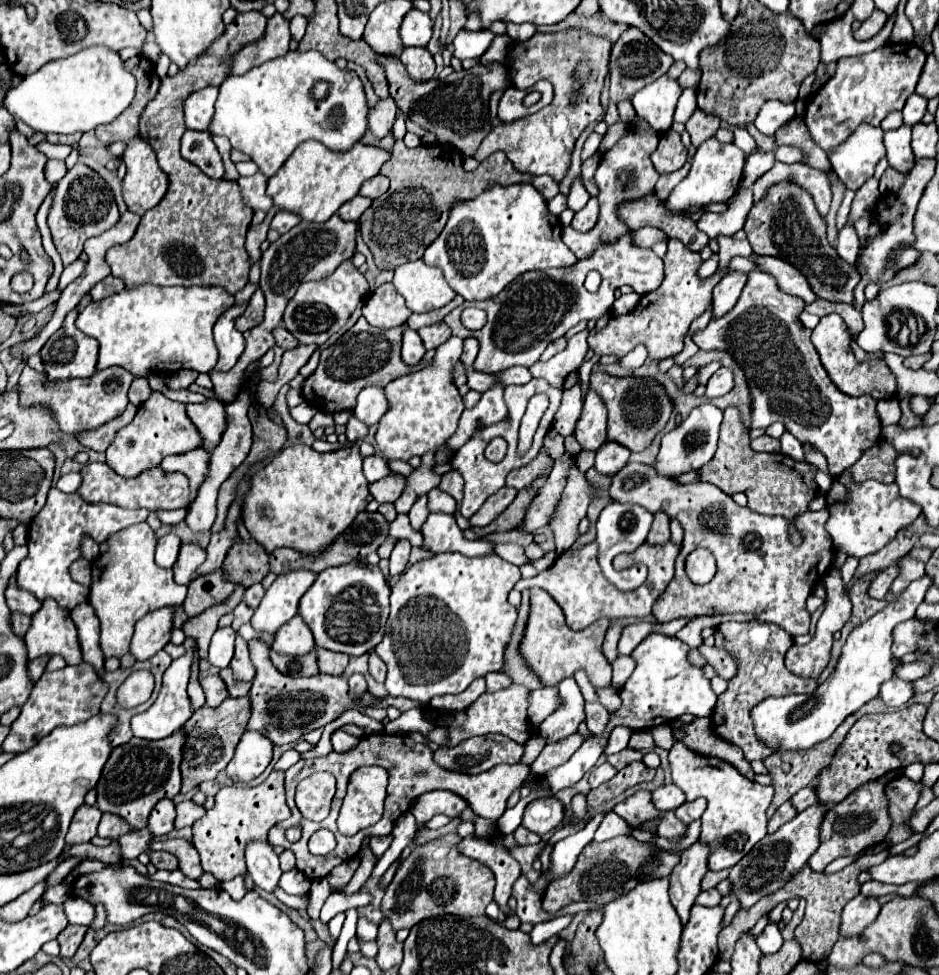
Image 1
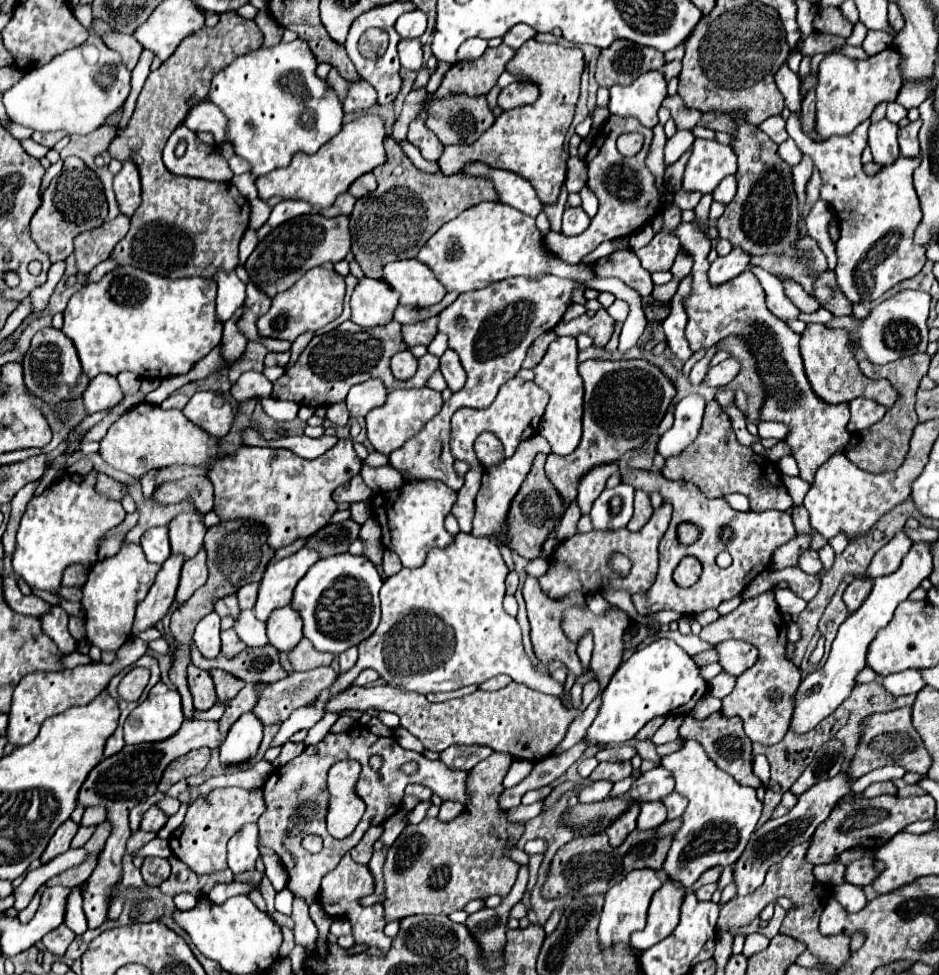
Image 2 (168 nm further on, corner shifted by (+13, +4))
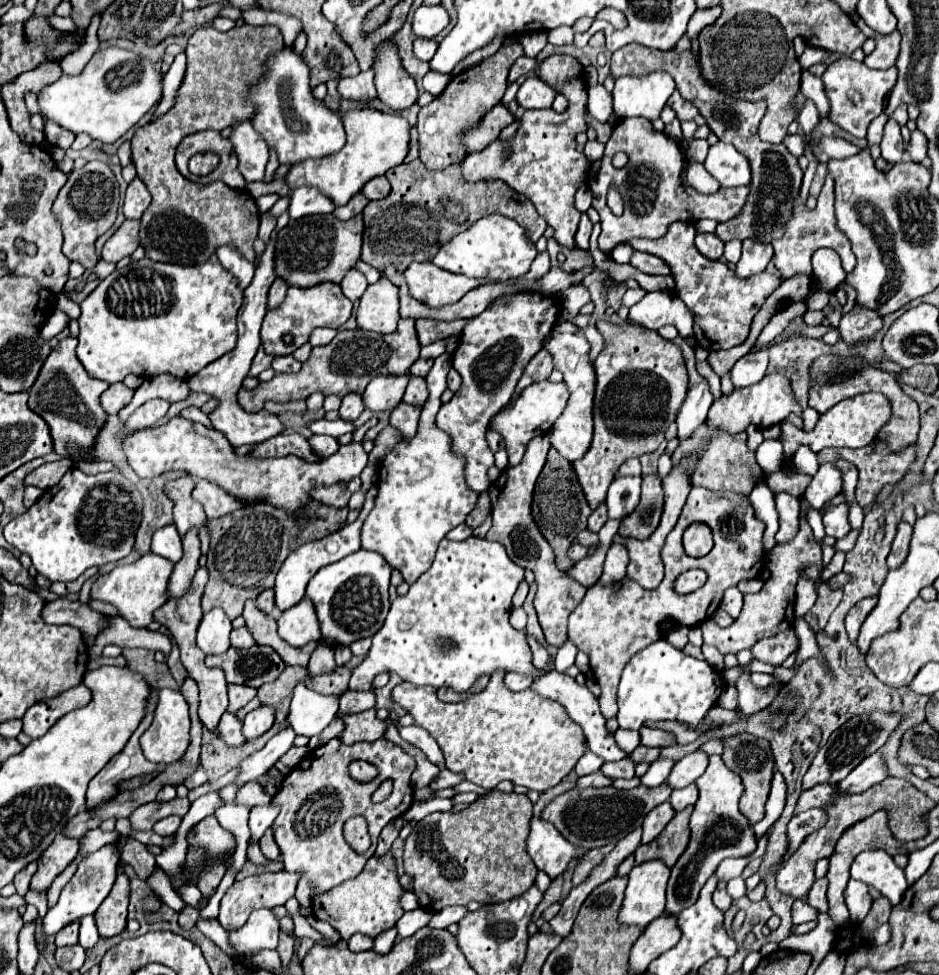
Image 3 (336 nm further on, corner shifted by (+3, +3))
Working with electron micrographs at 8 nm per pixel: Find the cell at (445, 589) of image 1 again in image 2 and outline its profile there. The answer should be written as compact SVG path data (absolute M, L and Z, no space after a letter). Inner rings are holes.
M457 533L453 543L445 549L431 549L427 555L427 563L419 569L401 569L395 577L389 577L381 587L381 623L377 631L359 643L359 659L353 669L341 673L335 683L321 691L321 695L305 707L299 707L291 713L289 719L285 719L277 731L277 735L271 741L271 747L285 745L291 735L295 735L301 729L311 729L315 721L319 721L325 713L325 705L329 699L339 695L341 691L349 689L355 681L355 677L363 669L375 669L389 685L405 689L405 691L417 691L417 693L433 693L433 691L457 691L465 685L481 685L483 681L505 673L515 683L521 683L533 691L541 691L553 697L559 697L567 709L573 709L571 693L565 693L563 683L557 683L547 671L539 671L529 657L523 651L521 643L521 629L517 619L509 617L503 609L503 597L505 597L505 577L509 569L501 557L499 547L491 539L477 539L473 535Z

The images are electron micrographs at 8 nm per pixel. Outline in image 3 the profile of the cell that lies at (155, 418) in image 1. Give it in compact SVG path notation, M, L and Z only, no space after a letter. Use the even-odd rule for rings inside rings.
M181 416L171 418L163 426L141 428L129 434L123 440L123 452L129 466L139 478L155 478L169 470L181 470L193 478L215 482L243 504L265 502L271 506L279 506L281 510L289 510L289 514L293 516L297 516L297 512L301 512L311 502L311 492L317 486L331 486L339 484L341 480L353 480L367 466L367 452L363 450L361 442L341 446L333 456L321 462L301 462L293 456L253 458L251 454L237 454L219 430L189 422Z

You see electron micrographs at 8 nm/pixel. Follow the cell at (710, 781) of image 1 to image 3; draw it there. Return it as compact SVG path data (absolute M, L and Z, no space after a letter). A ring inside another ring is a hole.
M711 756L707 770L695 780L699 788L699 800L691 814L691 840L681 854L681 858L671 868L669 886L667 886L667 914L679 914L683 908L695 904L699 890L707 878L717 870L725 858L747 858L757 850L757 838L749 820L739 810L739 800L743 794L741 778L731 772L721 756Z

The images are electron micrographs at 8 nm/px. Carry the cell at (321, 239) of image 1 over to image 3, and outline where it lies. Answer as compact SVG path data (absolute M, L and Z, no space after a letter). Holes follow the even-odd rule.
M333 214L305 216L291 220L277 234L275 250L275 274L283 278L289 286L311 288L321 282L341 282L345 272L355 266L361 254L363 218L355 216L347 222L337 220Z

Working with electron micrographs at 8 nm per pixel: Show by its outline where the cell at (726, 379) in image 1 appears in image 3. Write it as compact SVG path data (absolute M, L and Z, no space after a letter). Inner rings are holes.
M765 350L745 354L745 356L739 358L739 360L735 362L735 366L731 368L731 372L729 372L729 374L731 374L731 382L733 382L737 388L757 384L757 382L765 376L767 360L769 360L769 356L767 356Z

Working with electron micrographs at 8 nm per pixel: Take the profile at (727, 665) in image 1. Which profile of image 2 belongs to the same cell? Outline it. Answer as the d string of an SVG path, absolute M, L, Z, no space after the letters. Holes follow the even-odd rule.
M735 639L719 643L717 645L717 653L719 653L721 667L729 675L741 675L751 665L755 665L755 661L759 657L757 647L753 647L747 641L735 641Z

